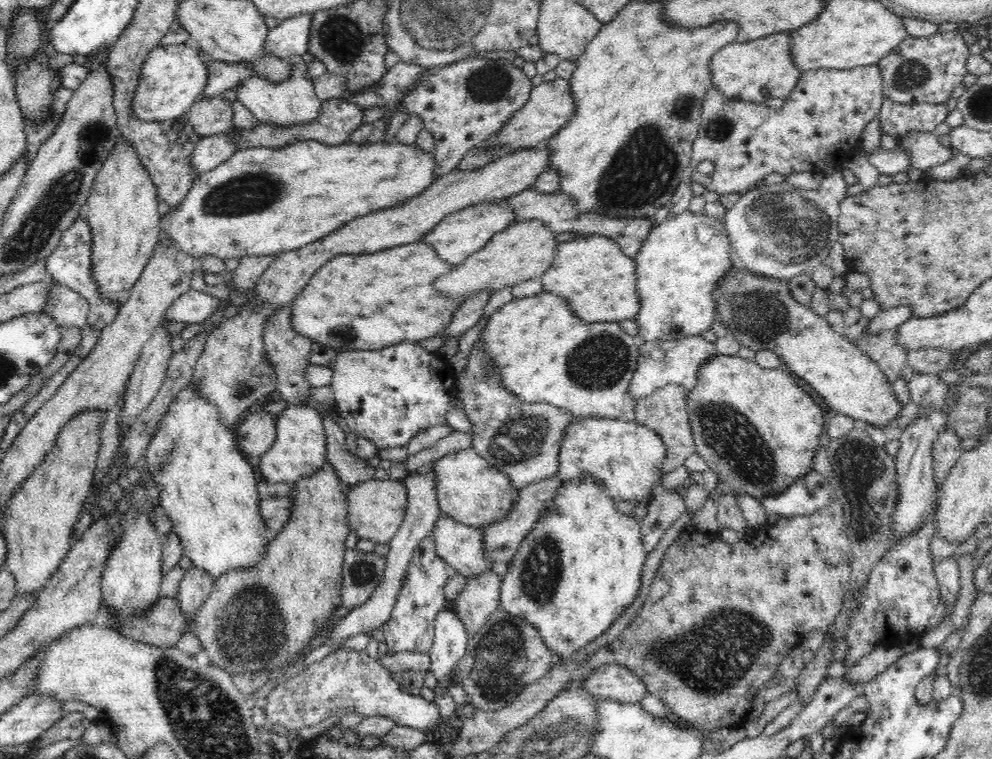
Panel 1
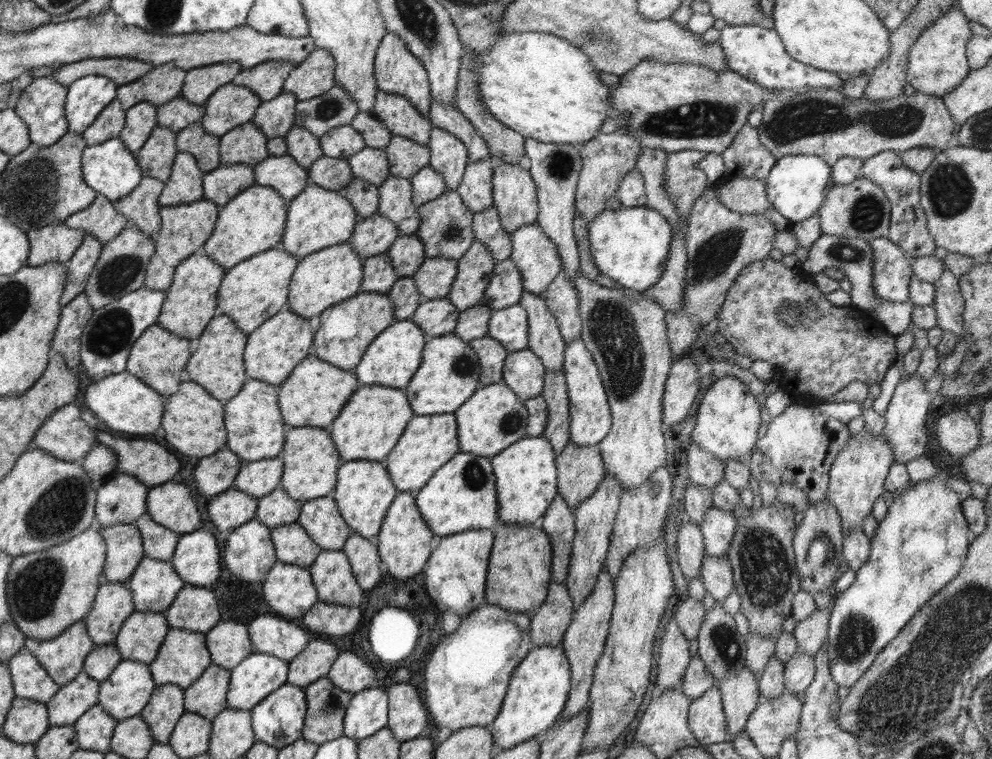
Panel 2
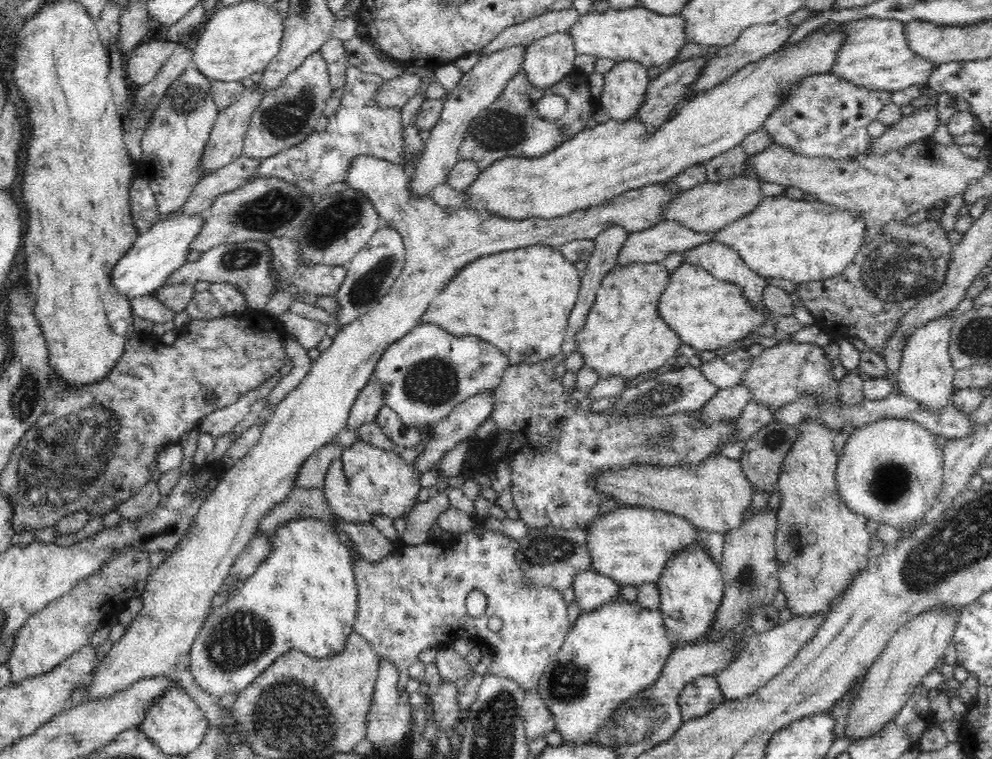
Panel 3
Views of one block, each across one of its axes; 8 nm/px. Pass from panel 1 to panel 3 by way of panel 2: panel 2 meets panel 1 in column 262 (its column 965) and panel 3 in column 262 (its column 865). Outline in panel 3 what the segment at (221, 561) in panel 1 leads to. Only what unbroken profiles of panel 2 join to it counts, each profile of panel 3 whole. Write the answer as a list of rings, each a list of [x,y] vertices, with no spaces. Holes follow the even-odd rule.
[[[300,516],[300,518],[294,518],[282,526],[278,526],[272,534],[273,544],[271,545],[270,555],[268,559],[259,566],[255,571],[255,574],[246,582],[241,583],[234,593],[230,594],[225,604],[220,606],[216,612],[213,612],[204,624],[200,634],[196,636],[192,648],[190,648],[190,671],[196,680],[197,686],[200,689],[207,691],[209,694],[218,698],[223,697],[226,694],[240,693],[244,691],[248,686],[252,685],[252,682],[256,681],[260,674],[274,664],[274,660],[282,654],[290,652],[290,650],[298,650],[311,656],[312,658],[326,658],[338,650],[344,650],[346,648],[346,642],[350,638],[350,634],[355,629],[354,622],[358,617],[358,586],[355,578],[355,571],[353,560],[351,560],[351,552],[349,548],[340,541],[340,537],[337,532],[332,530],[324,521],[317,518],[306,518]]]

